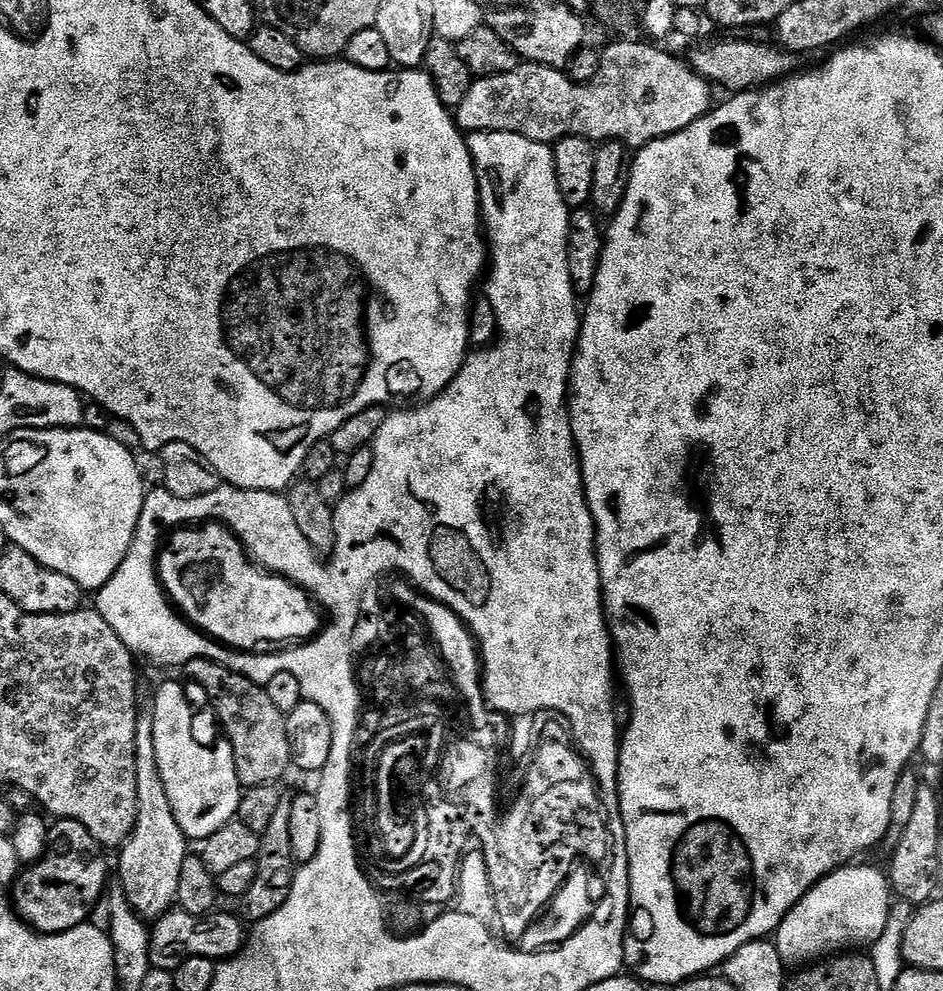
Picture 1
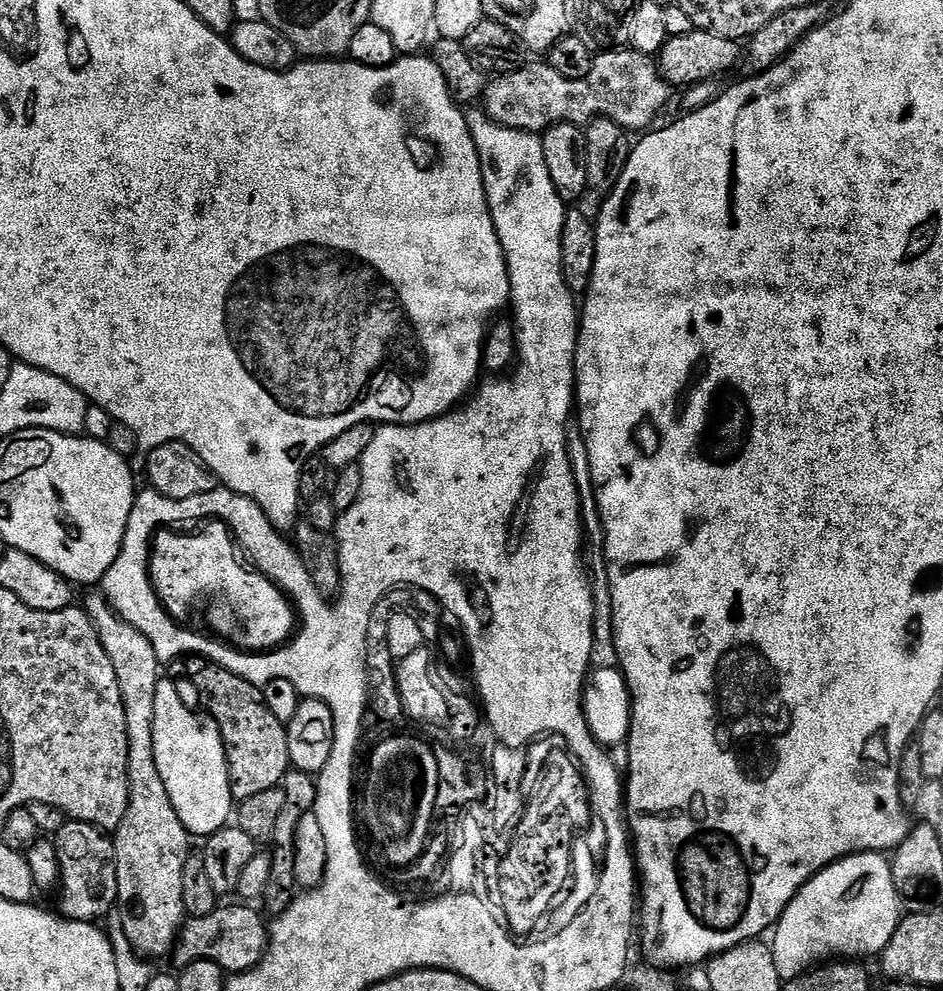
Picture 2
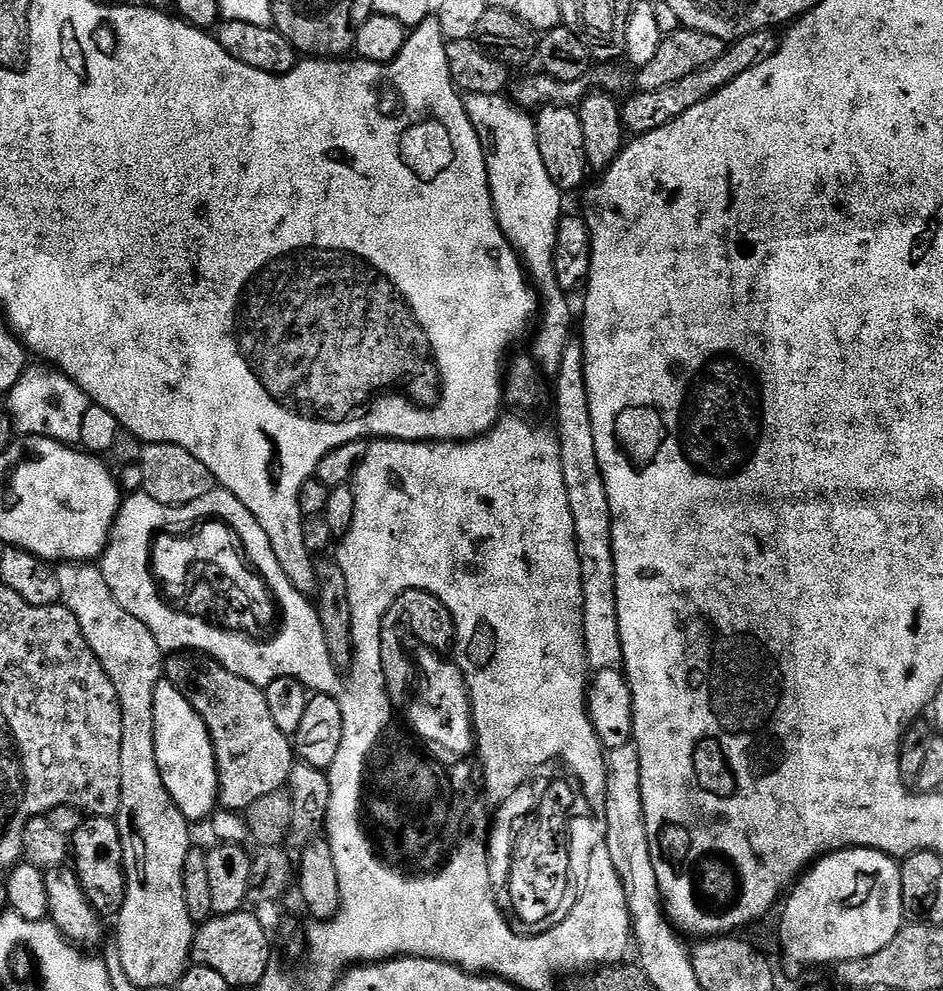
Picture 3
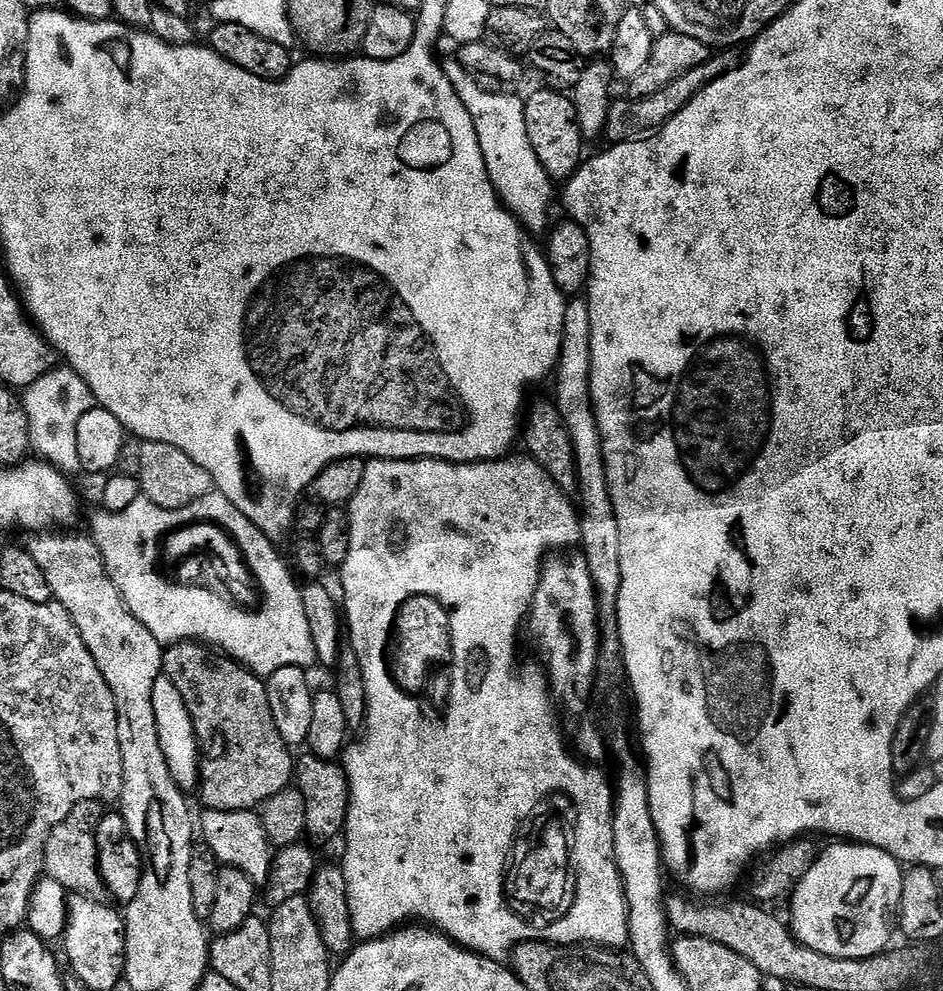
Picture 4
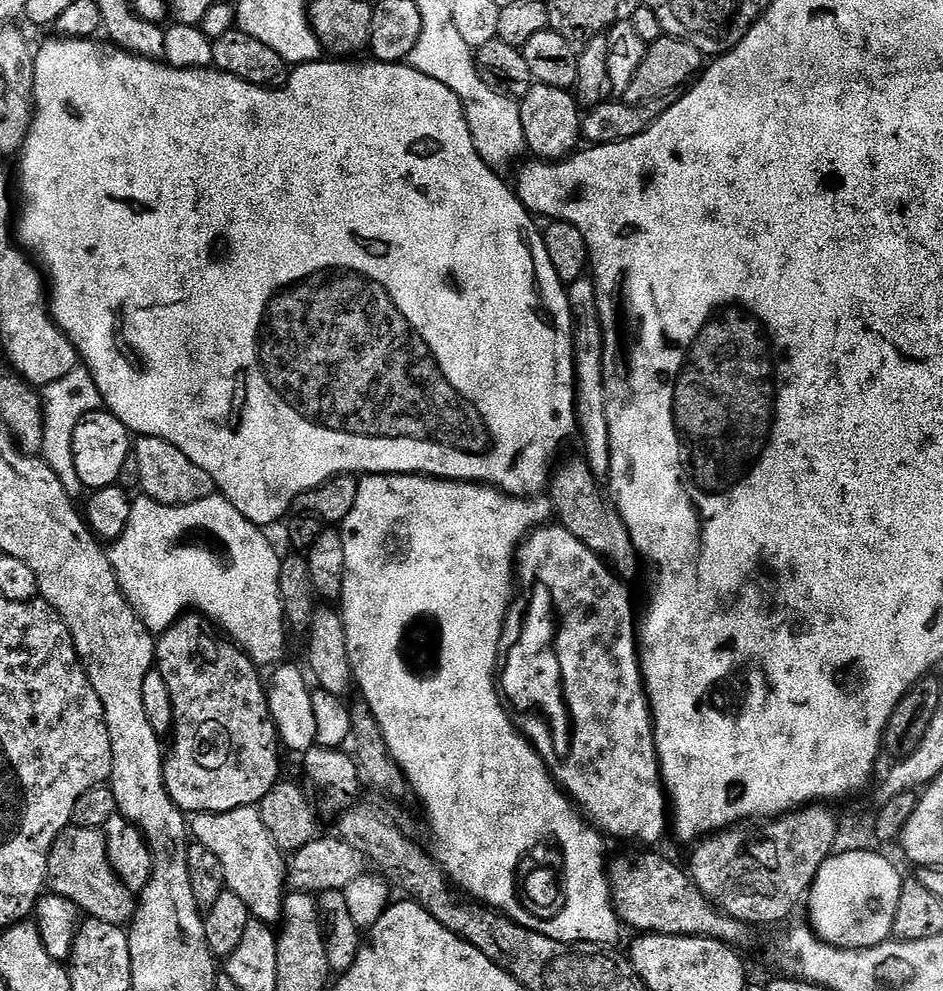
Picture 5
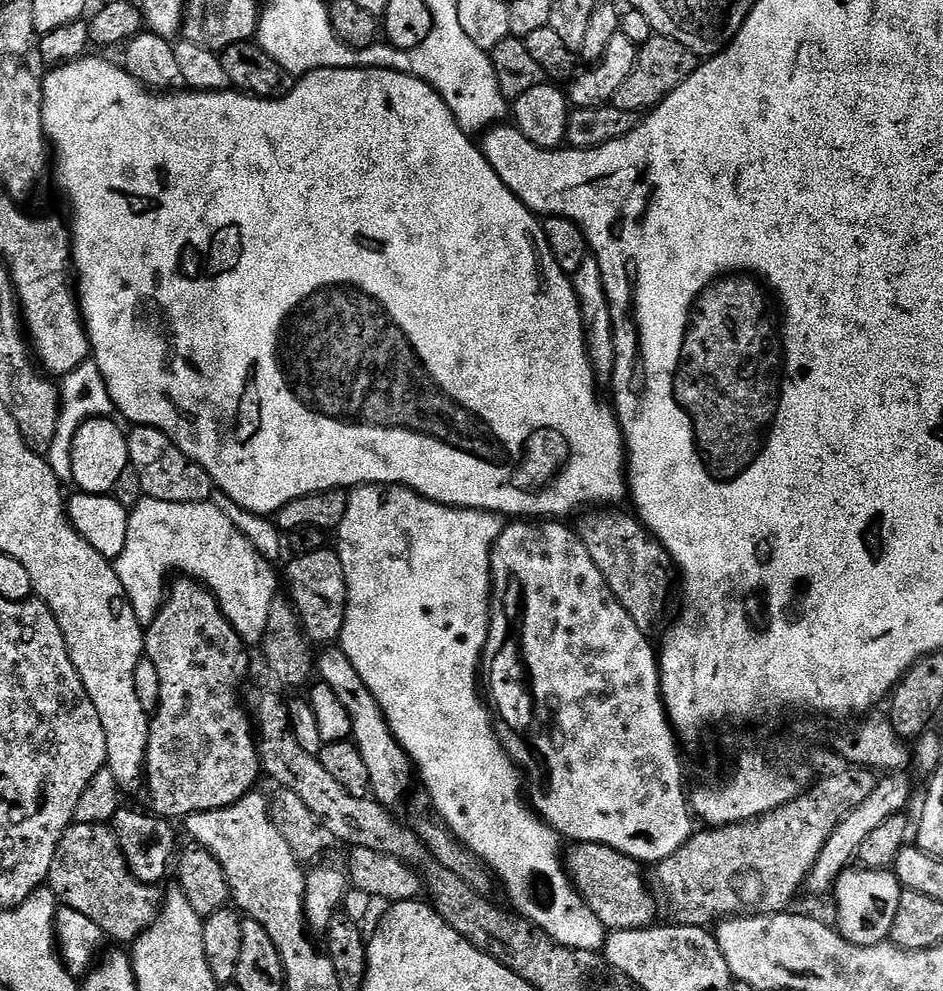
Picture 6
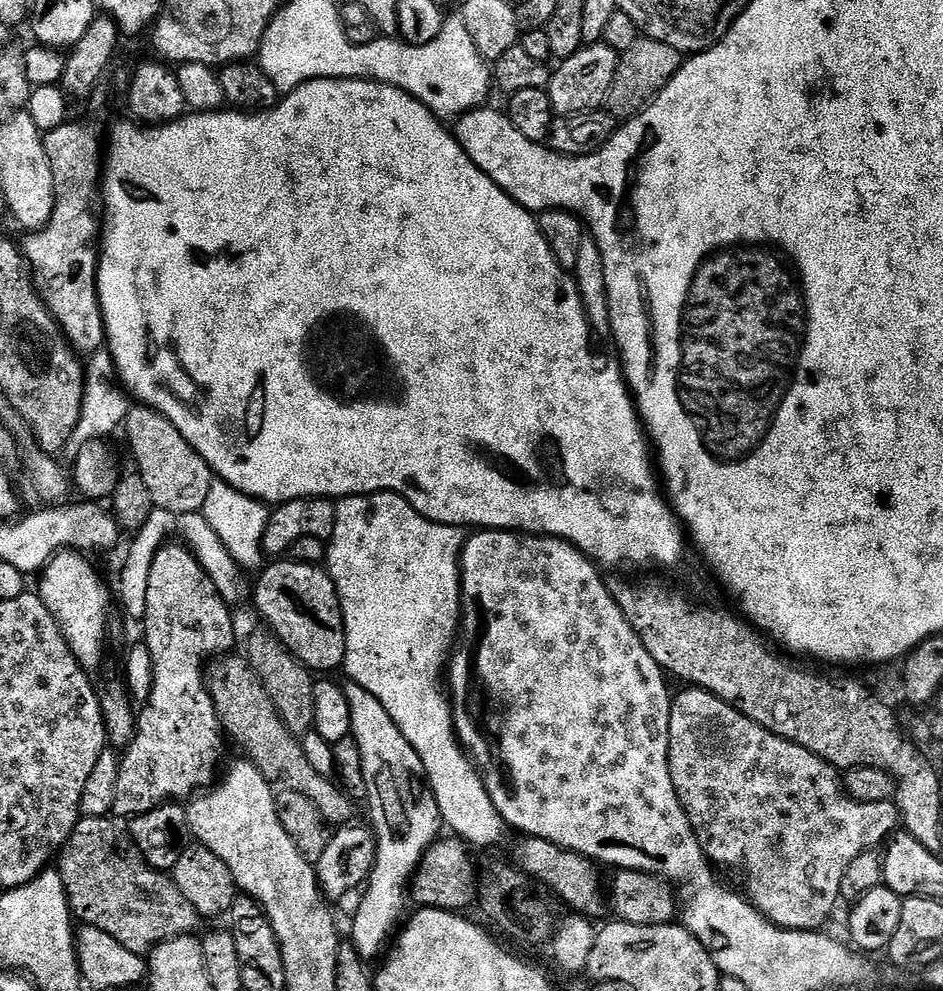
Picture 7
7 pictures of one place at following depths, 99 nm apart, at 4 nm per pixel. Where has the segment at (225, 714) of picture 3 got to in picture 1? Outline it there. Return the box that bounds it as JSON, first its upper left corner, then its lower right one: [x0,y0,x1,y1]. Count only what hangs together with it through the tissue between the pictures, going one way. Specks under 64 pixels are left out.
[182,658,293,790]

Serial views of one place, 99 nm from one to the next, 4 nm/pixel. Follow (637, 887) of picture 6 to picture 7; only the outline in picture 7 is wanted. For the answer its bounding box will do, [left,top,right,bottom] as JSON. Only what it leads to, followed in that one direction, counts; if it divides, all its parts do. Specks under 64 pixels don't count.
[514,836,606,918]

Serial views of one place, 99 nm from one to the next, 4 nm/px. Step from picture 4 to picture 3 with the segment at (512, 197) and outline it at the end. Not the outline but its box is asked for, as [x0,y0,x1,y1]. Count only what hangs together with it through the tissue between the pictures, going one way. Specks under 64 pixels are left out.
[463,94,573,374]

